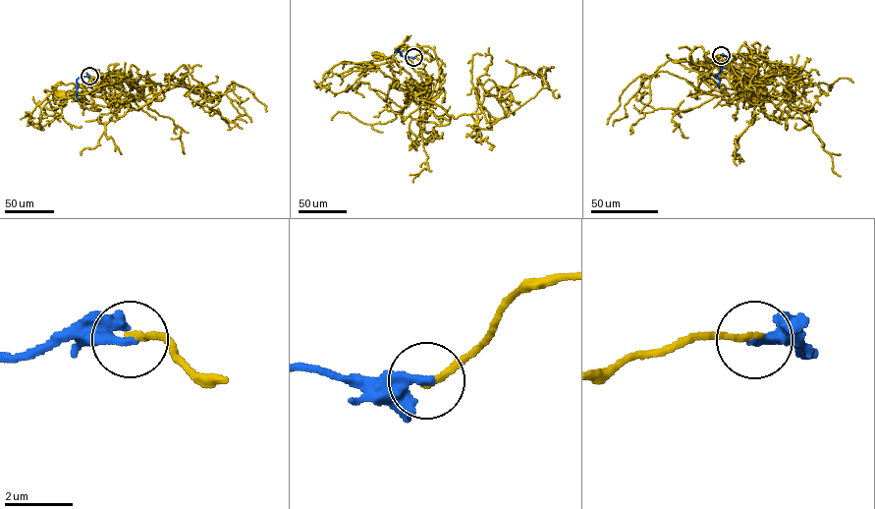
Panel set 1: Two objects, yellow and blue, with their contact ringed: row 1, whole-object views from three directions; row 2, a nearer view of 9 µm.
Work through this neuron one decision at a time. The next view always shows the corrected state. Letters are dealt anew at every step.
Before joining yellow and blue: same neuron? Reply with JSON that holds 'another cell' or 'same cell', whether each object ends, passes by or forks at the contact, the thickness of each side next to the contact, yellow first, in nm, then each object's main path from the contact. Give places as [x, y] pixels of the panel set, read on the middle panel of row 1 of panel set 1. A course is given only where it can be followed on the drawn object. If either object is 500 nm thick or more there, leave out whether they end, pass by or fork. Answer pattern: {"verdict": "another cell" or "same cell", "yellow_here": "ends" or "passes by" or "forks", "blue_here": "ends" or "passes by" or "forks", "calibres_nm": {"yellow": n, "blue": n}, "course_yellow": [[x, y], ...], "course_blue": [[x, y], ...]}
{"verdict": "another cell", "yellow_here": "ends", "blue_here": "ends", "calibres_nm": {"yellow": 190, "blue": 280}, "course_yellow": [[414, 57], [419, 47], [433, 50], [439, 78], [426, 105], [450, 120], [441, 106], [400, 87], [379, 55]], "course_blue": [[414, 57], [400, 55], [399, 49], [394, 51]]}

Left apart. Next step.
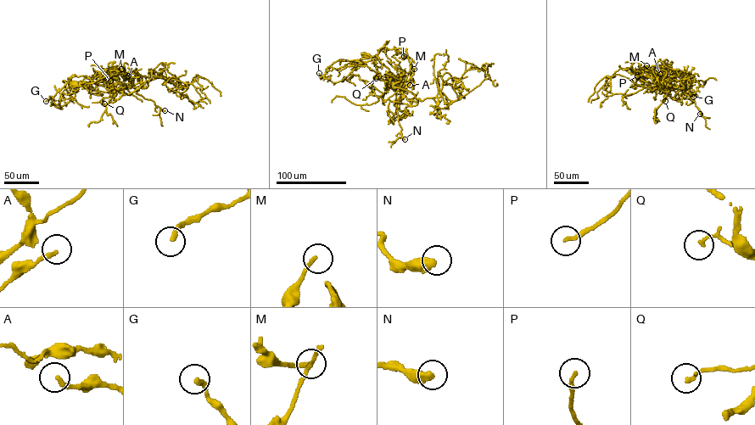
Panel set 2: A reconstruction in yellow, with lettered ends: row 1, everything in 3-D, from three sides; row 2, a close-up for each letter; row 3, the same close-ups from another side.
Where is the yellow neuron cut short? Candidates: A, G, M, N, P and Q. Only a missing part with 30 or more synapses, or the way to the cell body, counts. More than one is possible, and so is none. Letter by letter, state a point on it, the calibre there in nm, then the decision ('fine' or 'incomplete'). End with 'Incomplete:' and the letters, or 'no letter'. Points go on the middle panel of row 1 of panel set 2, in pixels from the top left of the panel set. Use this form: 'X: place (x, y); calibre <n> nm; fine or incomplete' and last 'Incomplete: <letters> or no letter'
A: place (410, 85); calibre 240 nm; fine
G: place (319, 73); calibre 260 nm; fine
M: place (414, 69); calibre 180 nm; fine
N: place (405, 139); calibre 440 nm; fine
P: place (404, 56); calibre 200 nm; fine
Q: place (376, 78); calibre 110 nm; fine
Incomplete: no letter

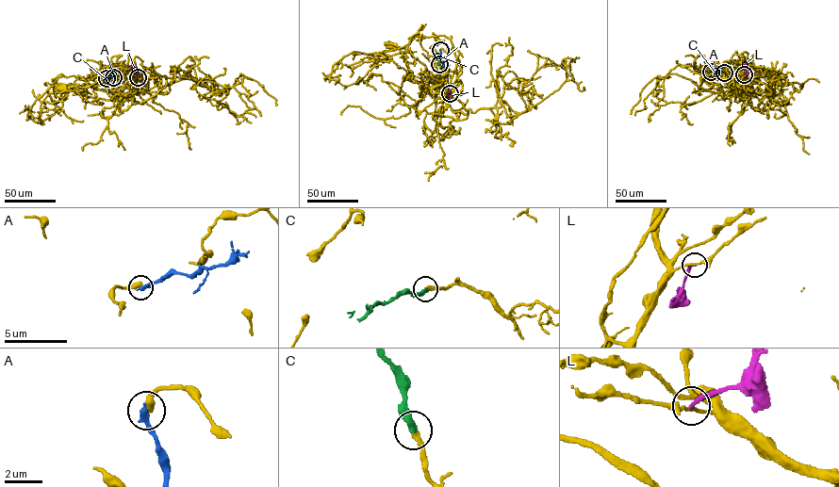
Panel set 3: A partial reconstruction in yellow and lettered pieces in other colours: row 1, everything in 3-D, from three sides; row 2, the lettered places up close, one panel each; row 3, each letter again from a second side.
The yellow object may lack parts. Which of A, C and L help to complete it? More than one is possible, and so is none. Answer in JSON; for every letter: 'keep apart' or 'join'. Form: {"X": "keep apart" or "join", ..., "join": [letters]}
{"A": "keep apart", "C": "join", "L": "keep apart", "join": ["C"]}

